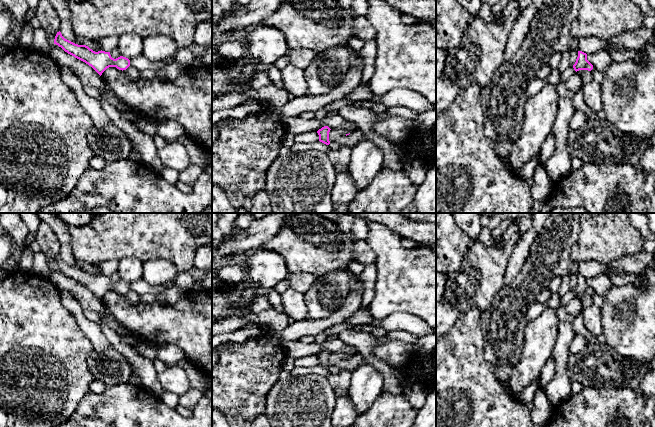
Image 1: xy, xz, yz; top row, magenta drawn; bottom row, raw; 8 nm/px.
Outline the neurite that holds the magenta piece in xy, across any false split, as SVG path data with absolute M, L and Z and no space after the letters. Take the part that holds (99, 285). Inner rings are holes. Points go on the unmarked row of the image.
M57 256L54 268L61 271L65 276L91 290L100 300L109 291L116 291L119 294L126 294L130 290L130 284L120 280L112 282L110 276L95 276L86 269L78 269L65 263L61 256Z

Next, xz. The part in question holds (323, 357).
M324 350L321 353L319 353L317 355L318 359L319 359L319 365L329 369L330 365L329 365L329 356L330 356L330 352L328 350Z

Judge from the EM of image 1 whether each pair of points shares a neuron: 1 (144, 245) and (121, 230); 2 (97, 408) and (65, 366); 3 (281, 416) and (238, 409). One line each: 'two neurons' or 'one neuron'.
1: one neuron
2: two neurons
3: two neurons

